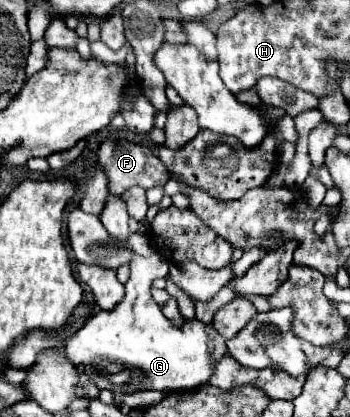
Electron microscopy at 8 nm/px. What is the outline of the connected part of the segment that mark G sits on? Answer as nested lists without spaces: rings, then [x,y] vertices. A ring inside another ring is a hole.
[[[108,193],[106,197],[106,207],[102,211],[102,225],[110,233],[110,237],[124,247],[132,259],[130,259],[130,279],[126,281],[126,297],[110,311],[98,311],[94,313],[82,329],[78,329],[68,341],[66,341],[66,353],[68,359],[74,365],[84,363],[86,373],[90,375],[92,383],[100,389],[110,389],[112,393],[134,393],[134,391],[146,391],[146,389],[156,389],[156,391],[186,391],[194,389],[200,385],[206,385],[212,377],[212,369],[216,361],[220,361],[226,353],[226,339],[216,331],[212,323],[202,323],[200,319],[184,319],[182,325],[174,325],[168,319],[164,319],[160,307],[152,299],[152,282],[168,274],[168,261],[162,259],[158,253],[152,253],[148,257],[142,257],[134,253],[134,249],[128,245],[128,213],[124,203],[120,203],[120,197],[114,197]],[[208,341],[214,343],[214,351],[208,351]]]

